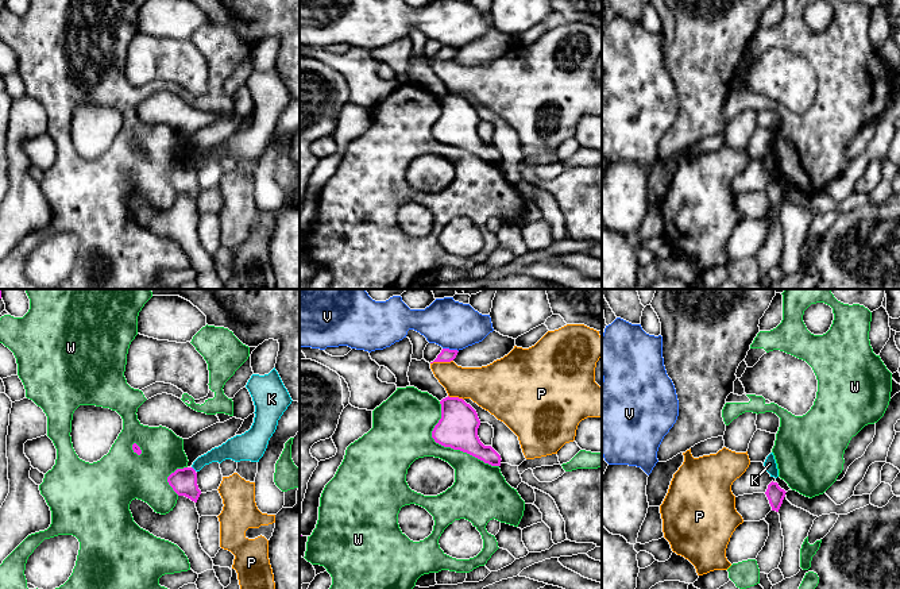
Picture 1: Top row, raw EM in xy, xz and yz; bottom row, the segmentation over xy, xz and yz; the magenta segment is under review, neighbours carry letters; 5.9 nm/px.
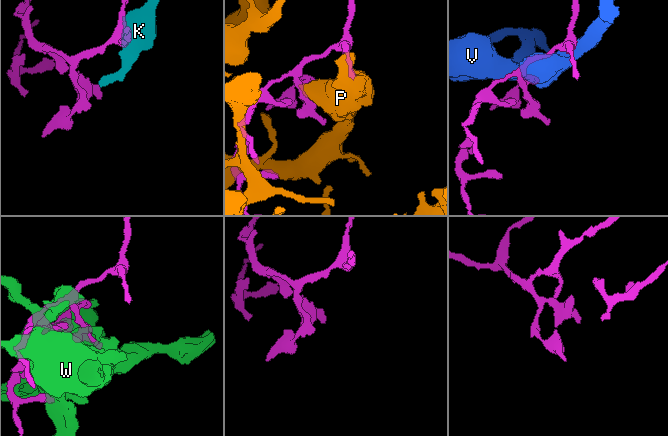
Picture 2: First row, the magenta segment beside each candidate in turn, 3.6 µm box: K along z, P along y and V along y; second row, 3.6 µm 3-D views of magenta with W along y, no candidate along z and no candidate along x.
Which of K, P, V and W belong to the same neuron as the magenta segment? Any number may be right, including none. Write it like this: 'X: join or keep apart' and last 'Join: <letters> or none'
K: keep apart
P: keep apart
V: keep apart
W: keep apart
Join: none

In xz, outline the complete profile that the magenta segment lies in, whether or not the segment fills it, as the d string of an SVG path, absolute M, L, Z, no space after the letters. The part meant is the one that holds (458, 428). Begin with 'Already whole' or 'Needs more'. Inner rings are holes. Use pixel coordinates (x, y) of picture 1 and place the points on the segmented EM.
Already whole. M445 397L440 401L441 419L432 431L436 443L467 453L491 466L501 466L501 455L484 446L478 428L480 420L476 411L459 397Z

